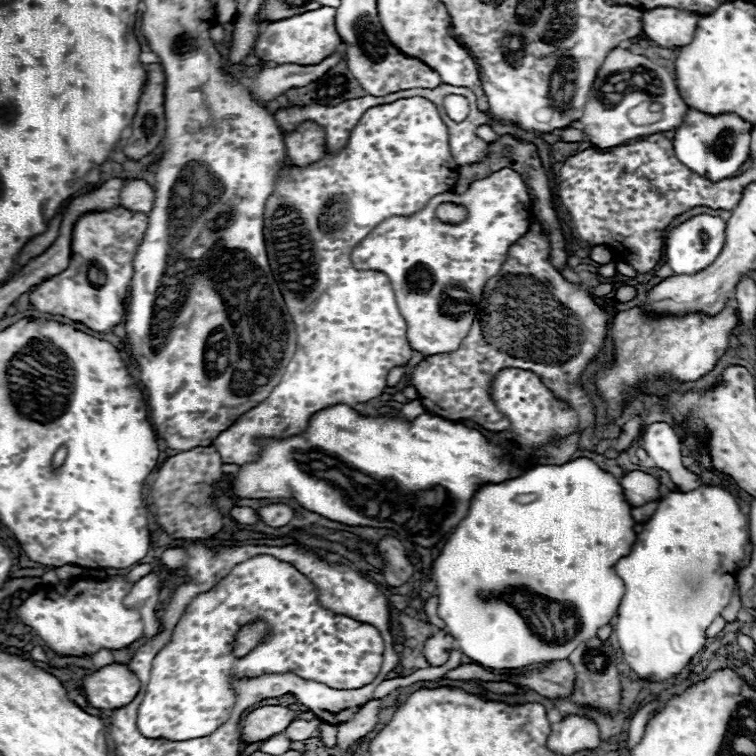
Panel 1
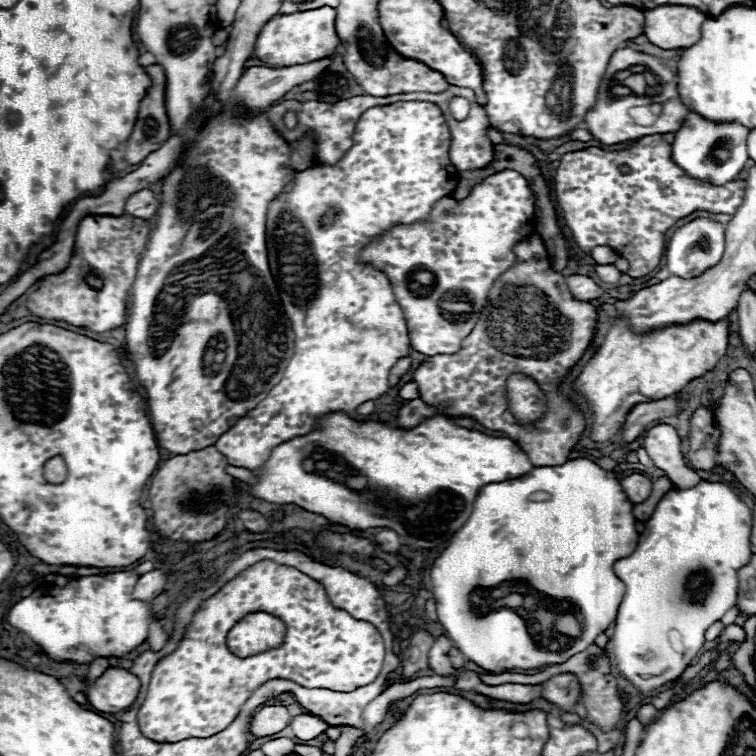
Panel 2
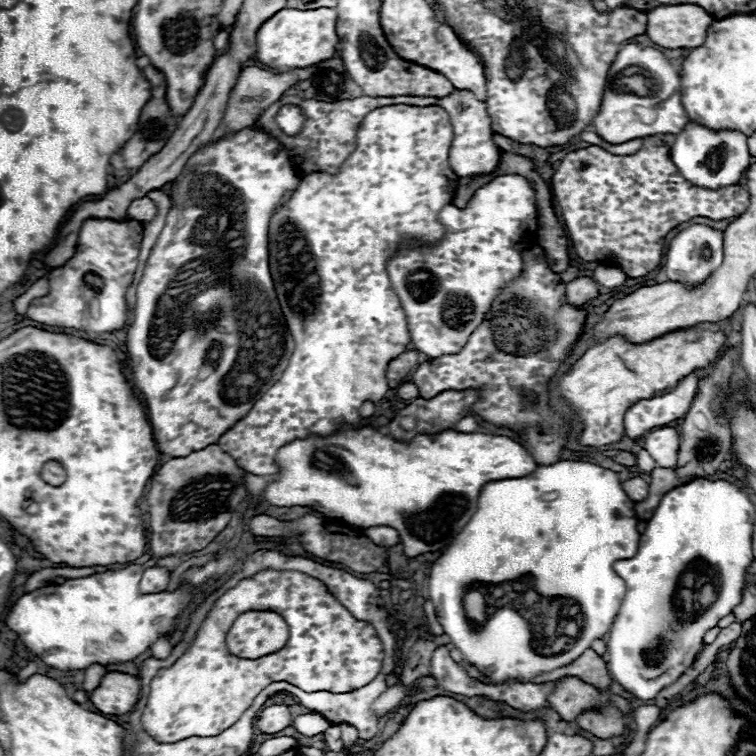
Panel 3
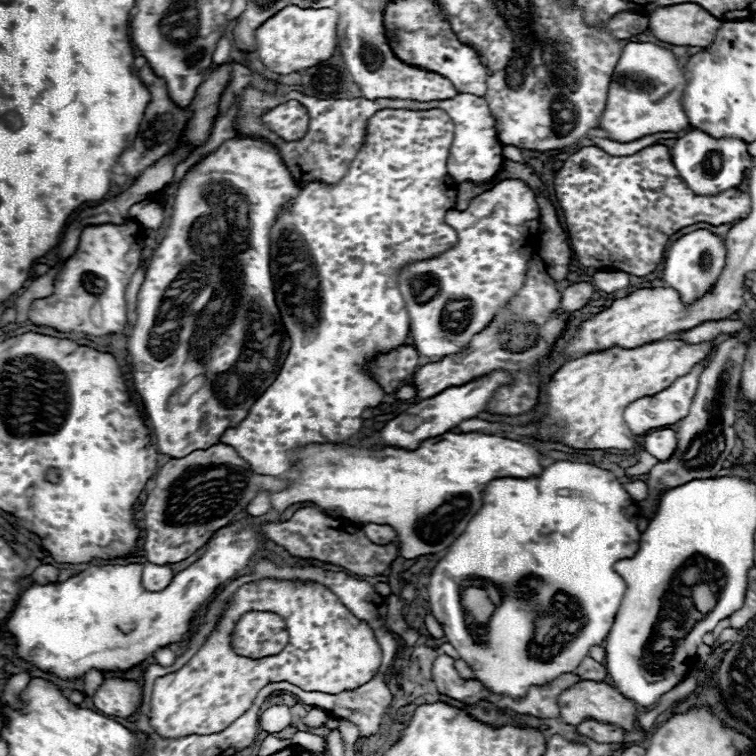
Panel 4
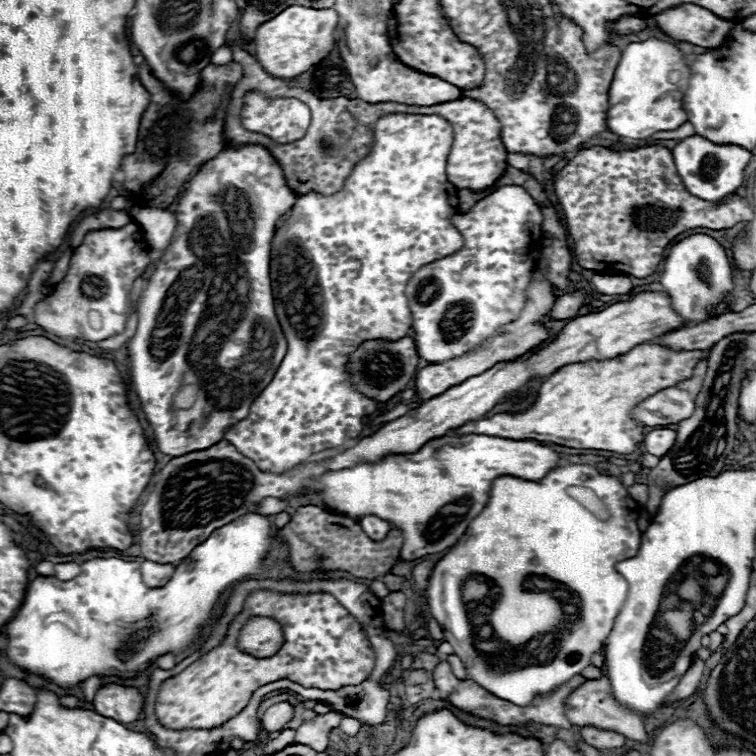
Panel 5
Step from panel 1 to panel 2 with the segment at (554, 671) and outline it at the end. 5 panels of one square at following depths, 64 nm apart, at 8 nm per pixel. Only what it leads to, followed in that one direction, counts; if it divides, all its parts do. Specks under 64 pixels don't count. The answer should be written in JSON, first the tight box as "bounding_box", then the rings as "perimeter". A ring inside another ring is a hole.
{"bounding_box":[542,674,582,712],"perimeter":[[[558,674],[558,676],[542,682],[542,686],[544,686],[542,696],[550,704],[558,706],[562,712],[572,712],[582,696],[580,682],[574,674]]]}

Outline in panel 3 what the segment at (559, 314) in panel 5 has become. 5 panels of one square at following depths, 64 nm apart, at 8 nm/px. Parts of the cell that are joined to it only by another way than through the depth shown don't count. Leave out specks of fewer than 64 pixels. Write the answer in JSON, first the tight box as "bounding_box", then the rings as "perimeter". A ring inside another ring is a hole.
{"bounding_box":[566,278,598,308],"perimeter":[[[576,278],[566,286],[566,302],[570,306],[580,308],[582,304],[586,304],[596,296],[598,296],[598,288],[592,278]]]}

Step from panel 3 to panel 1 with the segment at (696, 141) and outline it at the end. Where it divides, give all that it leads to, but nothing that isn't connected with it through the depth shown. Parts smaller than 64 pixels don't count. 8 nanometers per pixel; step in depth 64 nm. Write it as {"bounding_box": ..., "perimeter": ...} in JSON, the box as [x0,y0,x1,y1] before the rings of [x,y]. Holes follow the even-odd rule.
{"bounding_box":[672,108,752,182],"perimeter":[[[690,108],[672,140],[674,154],[686,168],[690,168],[692,172],[708,180],[718,182],[718,180],[734,178],[742,168],[742,164],[748,160],[750,130],[752,130],[752,124],[744,122],[736,114],[710,116]]]}

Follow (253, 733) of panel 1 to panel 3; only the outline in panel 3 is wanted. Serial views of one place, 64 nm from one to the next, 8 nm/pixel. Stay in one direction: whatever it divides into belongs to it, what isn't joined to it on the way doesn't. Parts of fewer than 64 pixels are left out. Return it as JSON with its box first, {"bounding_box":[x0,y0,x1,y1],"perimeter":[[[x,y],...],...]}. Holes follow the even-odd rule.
{"bounding_box":[256,704,290,734],"perimeter":[[[274,704],[274,706],[264,708],[256,720],[256,728],[262,734],[280,732],[286,726],[290,726],[290,712],[288,712],[288,706],[282,706],[282,704]]]}

